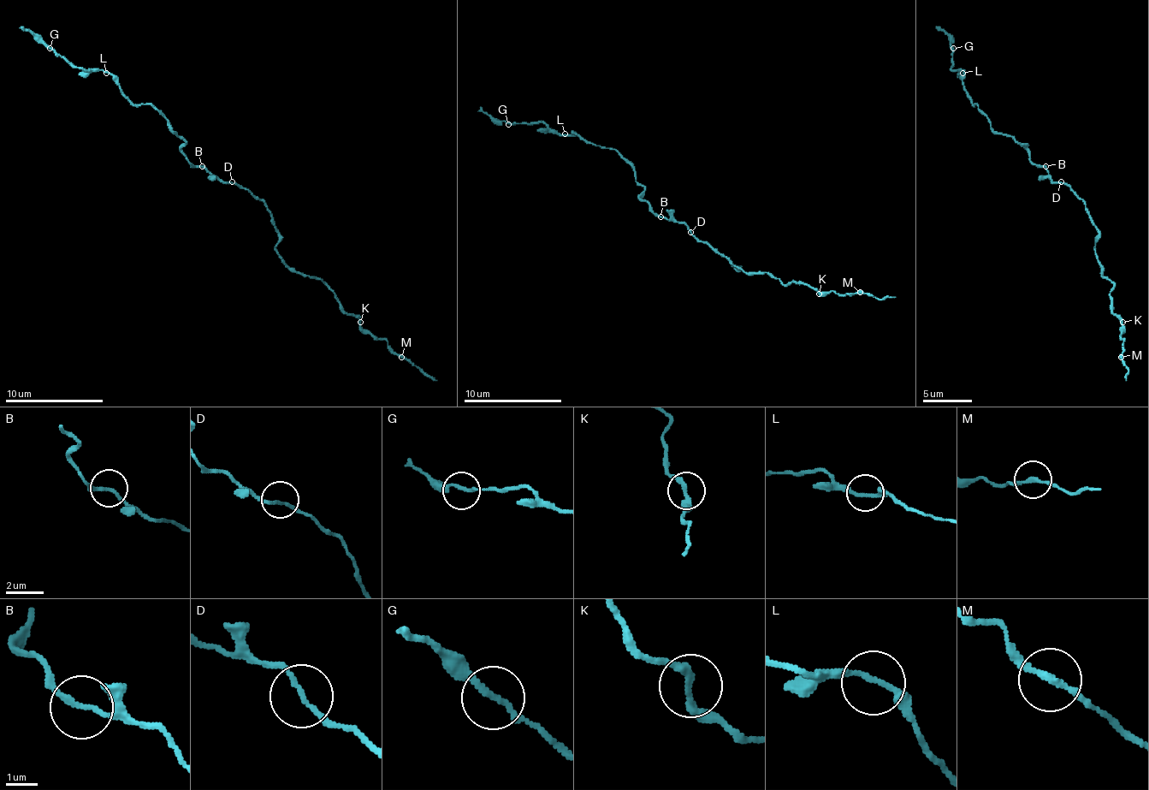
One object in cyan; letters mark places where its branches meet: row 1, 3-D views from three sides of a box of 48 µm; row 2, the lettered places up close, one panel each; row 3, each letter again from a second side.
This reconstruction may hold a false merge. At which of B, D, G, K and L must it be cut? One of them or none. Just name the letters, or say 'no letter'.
no letter

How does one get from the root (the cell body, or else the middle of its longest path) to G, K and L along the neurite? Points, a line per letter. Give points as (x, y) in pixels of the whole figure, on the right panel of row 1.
G: (1058, 183), (1009, 134), (990, 127), (990, 120), (962, 85), (962, 70), (950, 68), (953, 48)
K: (1058, 183), (1066, 183), (1086, 204), (1098, 233), (1096, 258), (1100, 275), (1113, 284), (1110, 309), (1122, 322)
L: (1058, 183), (1009, 134), (990, 127), (990, 120), (965, 90), (962, 73)

